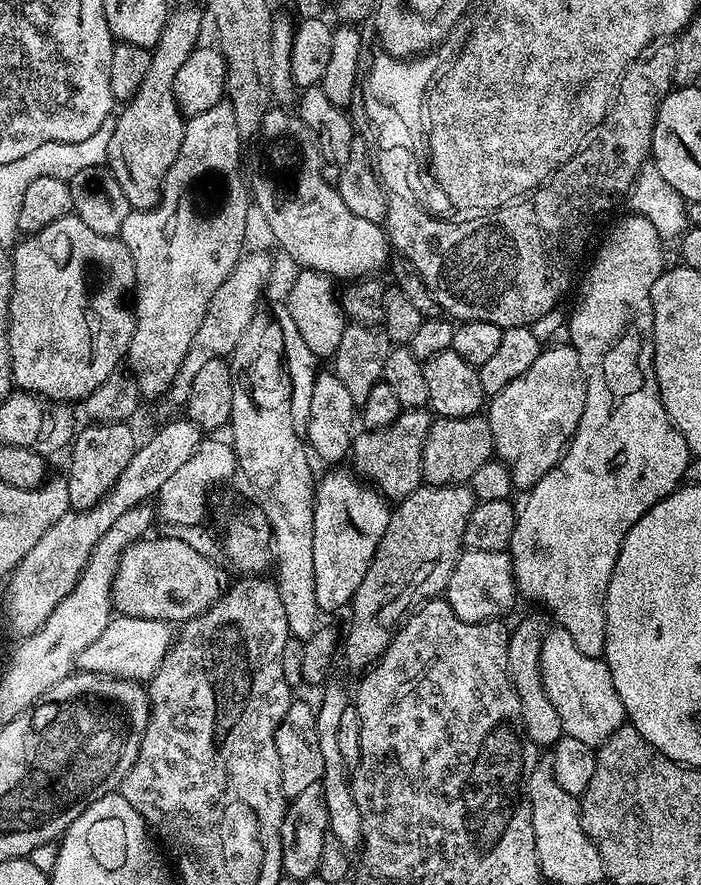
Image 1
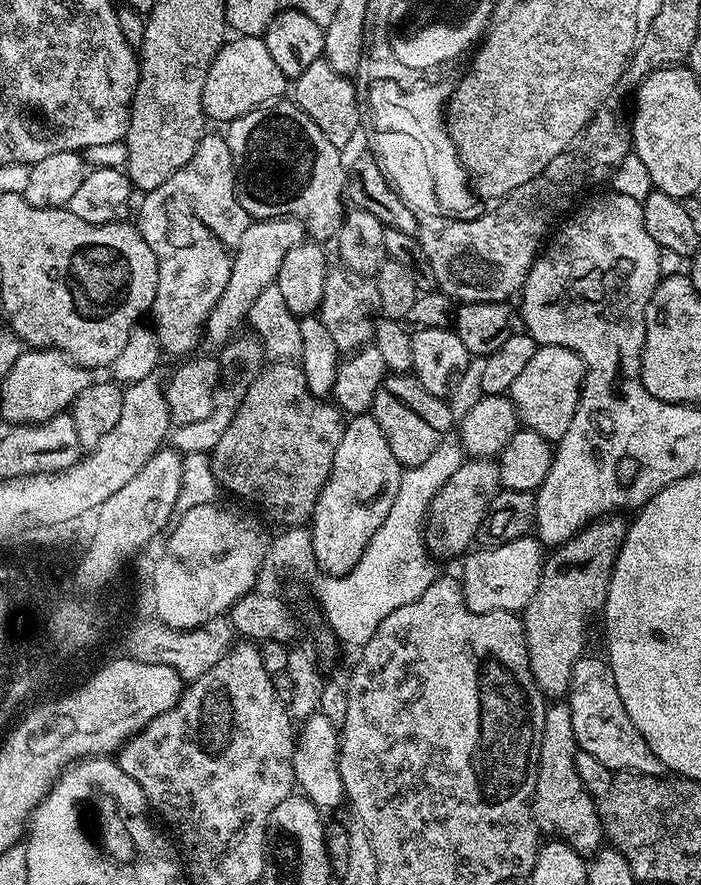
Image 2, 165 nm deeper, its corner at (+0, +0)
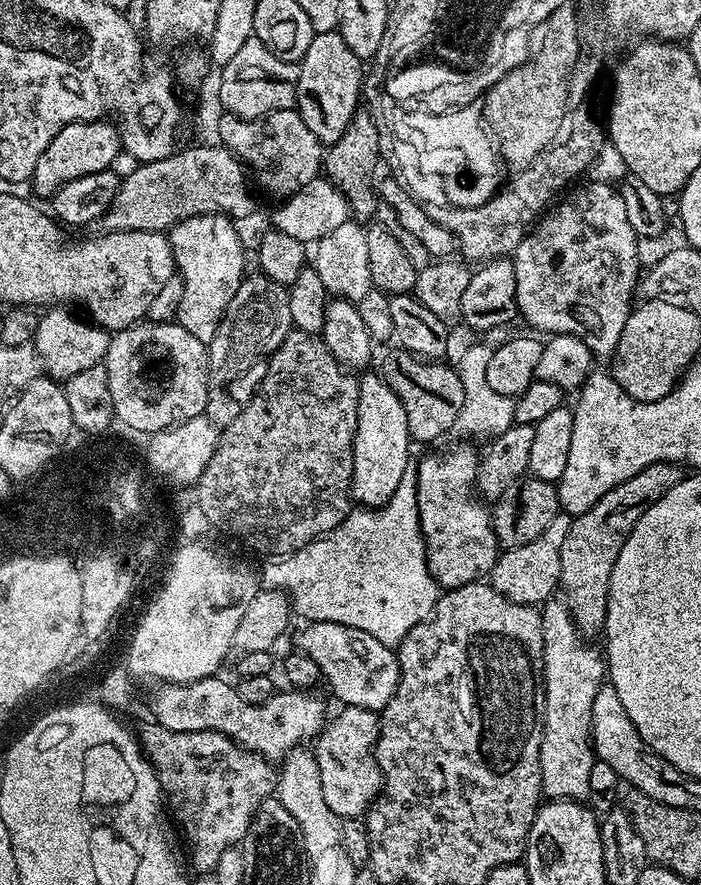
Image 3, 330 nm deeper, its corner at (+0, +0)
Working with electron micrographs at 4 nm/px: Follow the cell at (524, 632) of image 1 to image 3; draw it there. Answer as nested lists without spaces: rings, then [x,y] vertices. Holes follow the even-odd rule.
[[[654,462],[654,466],[646,466],[634,478],[626,478],[614,490],[610,490],[586,514],[575,517],[570,526],[570,534],[566,542],[562,542],[562,570],[560,571],[559,591],[562,599],[572,611],[576,619],[576,629],[585,638],[599,637],[604,631],[604,619],[608,609],[608,591],[610,590],[610,574],[614,570],[614,562],[626,542],[630,538],[630,530],[638,526],[638,518],[666,494],[682,478],[679,464],[670,462]]]

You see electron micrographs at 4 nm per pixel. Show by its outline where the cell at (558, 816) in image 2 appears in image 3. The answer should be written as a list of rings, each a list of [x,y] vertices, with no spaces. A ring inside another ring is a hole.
[[[563,599],[545,600],[539,609],[544,643],[544,729],[540,747],[540,786],[545,797],[553,800],[587,801],[590,794],[590,766],[594,766],[596,751],[592,748],[592,707],[594,694],[606,680],[606,660],[576,629],[576,619]]]

